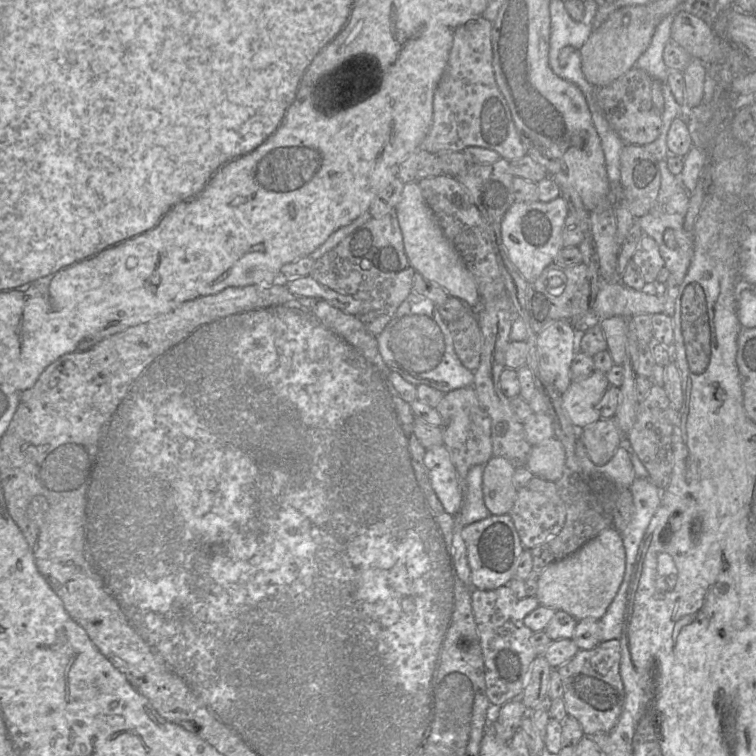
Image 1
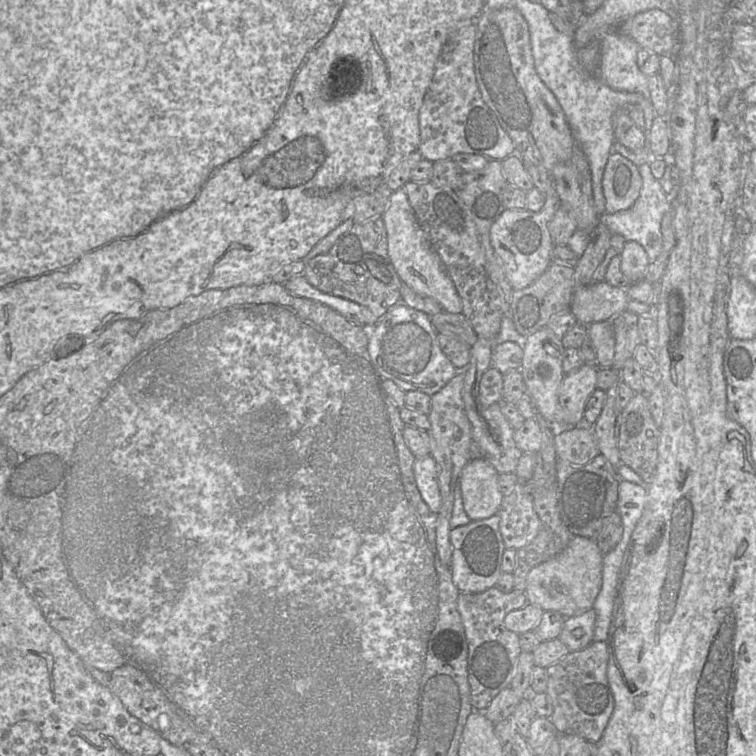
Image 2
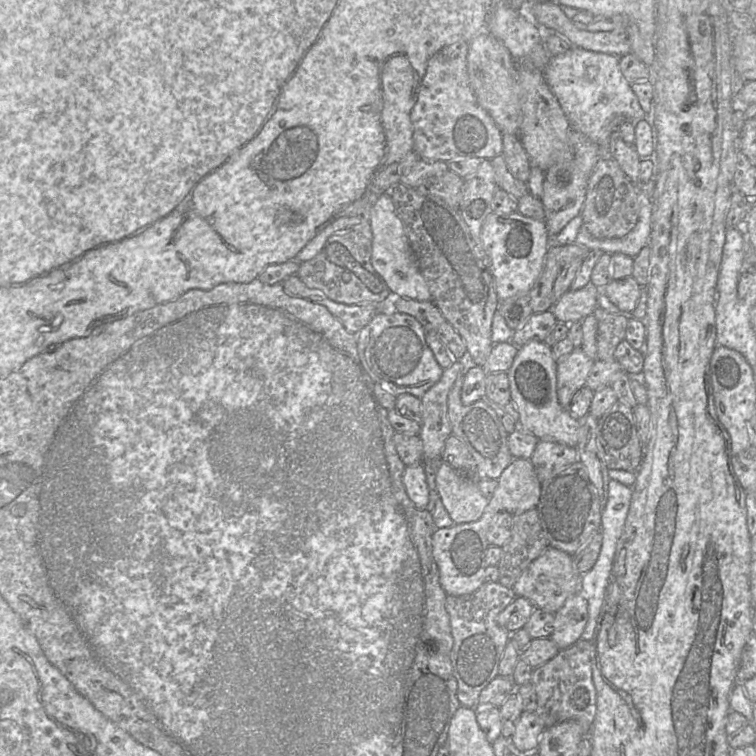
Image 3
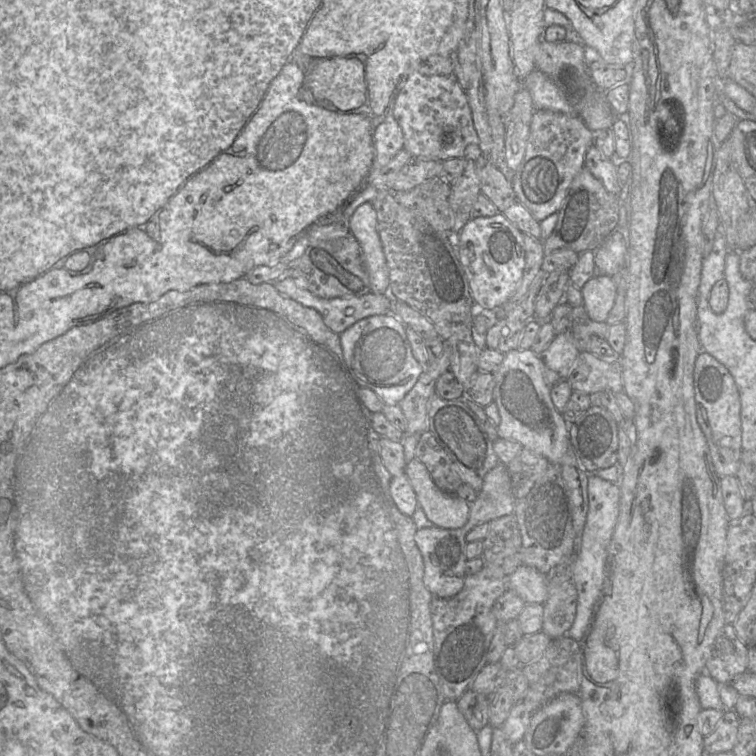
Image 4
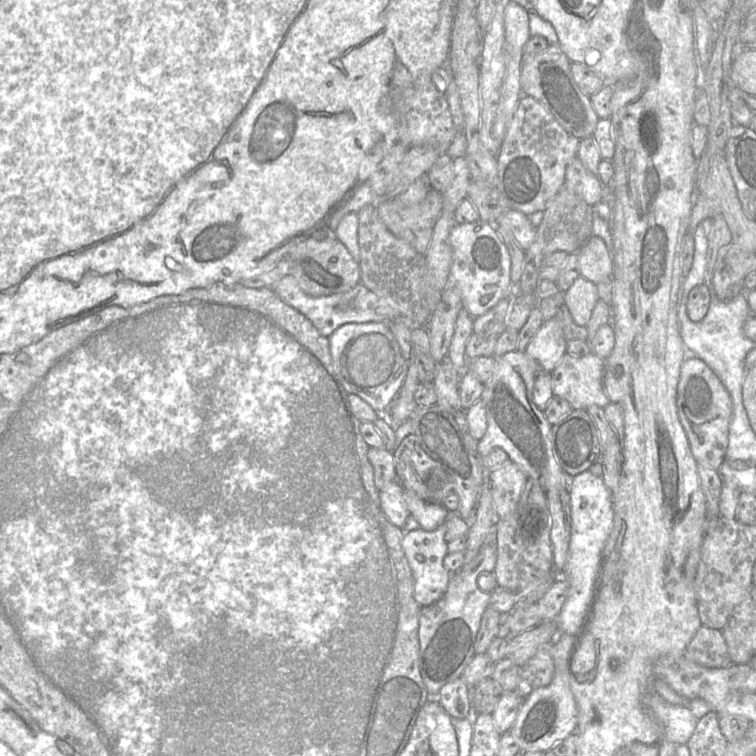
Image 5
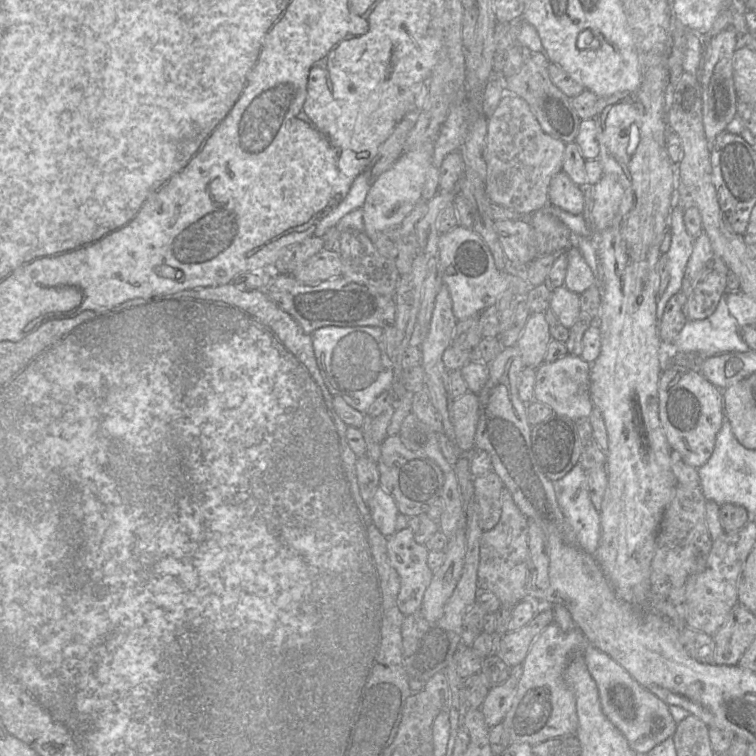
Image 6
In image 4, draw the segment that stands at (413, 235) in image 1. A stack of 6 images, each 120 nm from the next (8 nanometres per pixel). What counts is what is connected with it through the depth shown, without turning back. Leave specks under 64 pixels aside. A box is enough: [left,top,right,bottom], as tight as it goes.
[350,203,389,295]

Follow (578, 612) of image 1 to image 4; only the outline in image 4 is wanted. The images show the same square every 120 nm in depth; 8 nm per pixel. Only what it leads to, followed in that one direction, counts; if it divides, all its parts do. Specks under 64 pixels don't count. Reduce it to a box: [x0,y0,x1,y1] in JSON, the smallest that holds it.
[504,565,550,605]

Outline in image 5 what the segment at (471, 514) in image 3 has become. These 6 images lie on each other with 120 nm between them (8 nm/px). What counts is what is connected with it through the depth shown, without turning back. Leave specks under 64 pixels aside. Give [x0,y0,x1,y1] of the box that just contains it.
[404,490,450,531]

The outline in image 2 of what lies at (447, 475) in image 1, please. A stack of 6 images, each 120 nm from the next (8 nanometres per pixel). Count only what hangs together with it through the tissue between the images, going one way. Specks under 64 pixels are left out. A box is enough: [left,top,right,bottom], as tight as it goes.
[414,455,441,513]

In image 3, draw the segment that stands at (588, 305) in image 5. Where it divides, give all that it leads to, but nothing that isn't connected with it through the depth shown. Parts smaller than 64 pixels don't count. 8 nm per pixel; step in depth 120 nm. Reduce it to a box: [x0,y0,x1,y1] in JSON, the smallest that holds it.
[599,277,646,313]

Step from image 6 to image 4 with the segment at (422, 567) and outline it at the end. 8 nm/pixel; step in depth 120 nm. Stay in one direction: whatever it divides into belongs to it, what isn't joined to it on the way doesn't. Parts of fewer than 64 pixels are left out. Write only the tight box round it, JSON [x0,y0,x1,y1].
[415,526,475,599]

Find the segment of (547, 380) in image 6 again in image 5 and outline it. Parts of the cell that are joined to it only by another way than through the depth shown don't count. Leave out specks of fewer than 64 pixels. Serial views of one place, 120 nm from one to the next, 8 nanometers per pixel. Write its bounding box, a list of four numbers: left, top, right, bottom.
[549,353,610,410]

